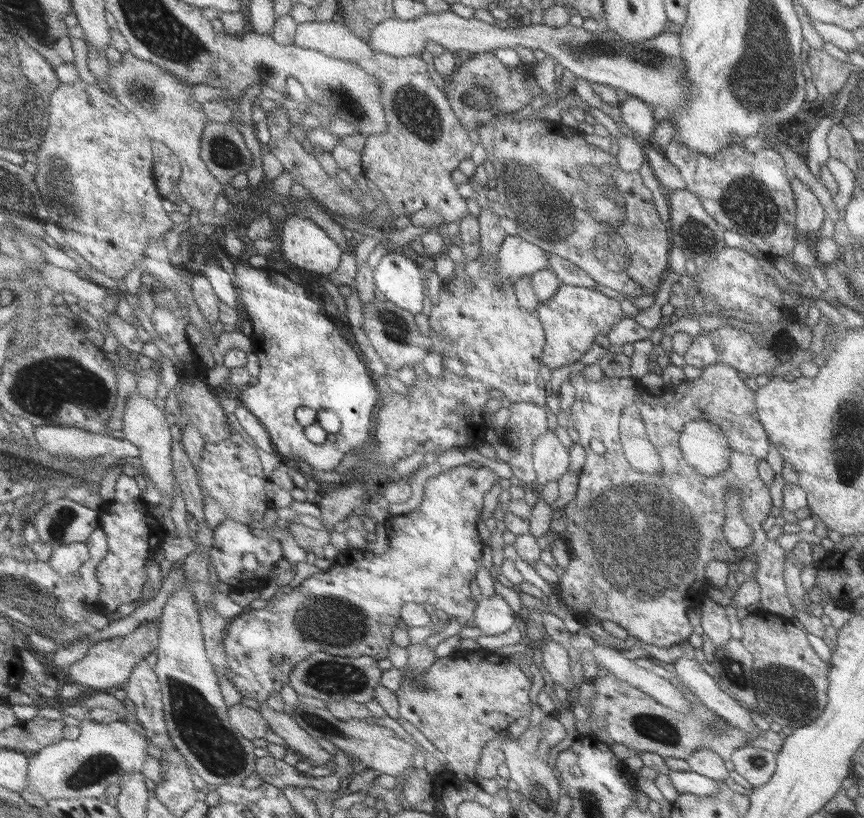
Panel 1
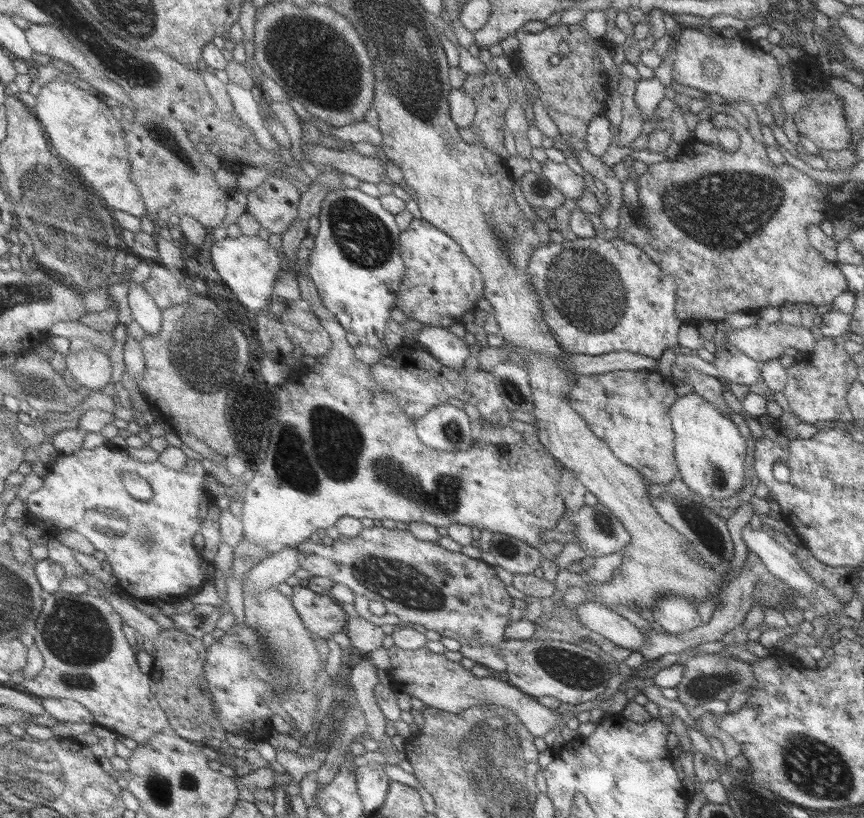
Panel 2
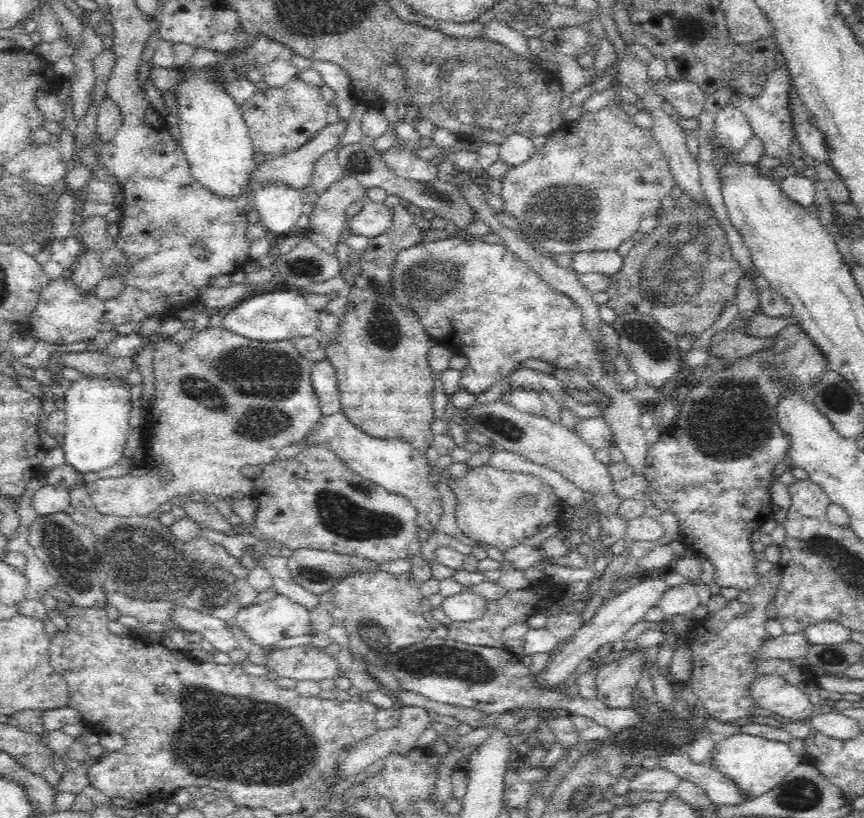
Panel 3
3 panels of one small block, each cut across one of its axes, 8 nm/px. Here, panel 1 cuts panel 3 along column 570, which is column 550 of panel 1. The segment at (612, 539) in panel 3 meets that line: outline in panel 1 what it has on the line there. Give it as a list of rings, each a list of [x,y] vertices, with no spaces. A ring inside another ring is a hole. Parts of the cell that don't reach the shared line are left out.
[[[550,428],[535,439],[532,451],[535,483],[544,487],[558,480],[568,471],[569,449],[558,440]]]

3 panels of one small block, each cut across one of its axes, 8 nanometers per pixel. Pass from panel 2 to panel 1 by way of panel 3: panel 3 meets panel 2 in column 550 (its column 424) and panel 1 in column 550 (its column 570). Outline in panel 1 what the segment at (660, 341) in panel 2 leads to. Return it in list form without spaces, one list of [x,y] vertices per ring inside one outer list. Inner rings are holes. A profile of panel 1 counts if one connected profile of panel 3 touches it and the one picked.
[[[564,283],[552,298],[537,306],[536,314],[545,333],[541,363],[551,370],[579,361],[582,354],[592,347],[596,336],[607,336],[612,330],[612,325],[624,318],[619,300],[610,298],[596,289]]]

